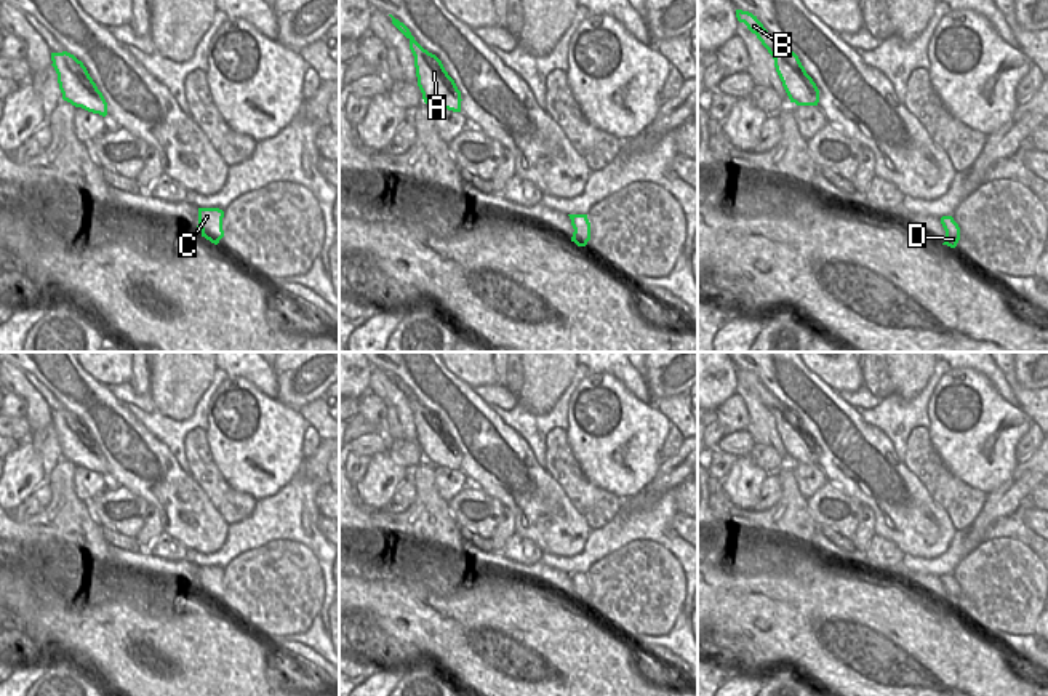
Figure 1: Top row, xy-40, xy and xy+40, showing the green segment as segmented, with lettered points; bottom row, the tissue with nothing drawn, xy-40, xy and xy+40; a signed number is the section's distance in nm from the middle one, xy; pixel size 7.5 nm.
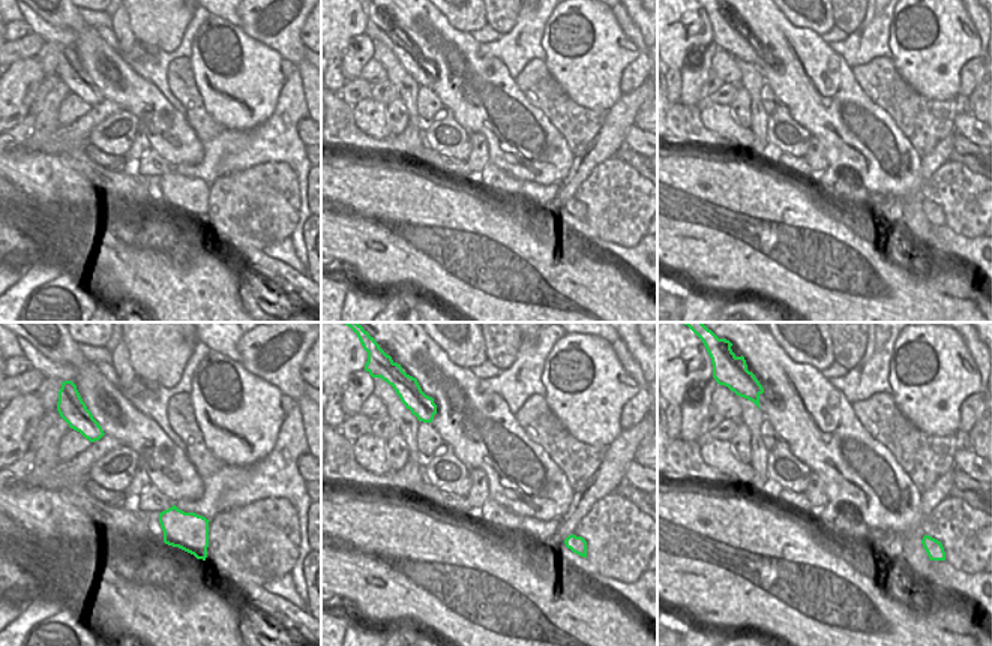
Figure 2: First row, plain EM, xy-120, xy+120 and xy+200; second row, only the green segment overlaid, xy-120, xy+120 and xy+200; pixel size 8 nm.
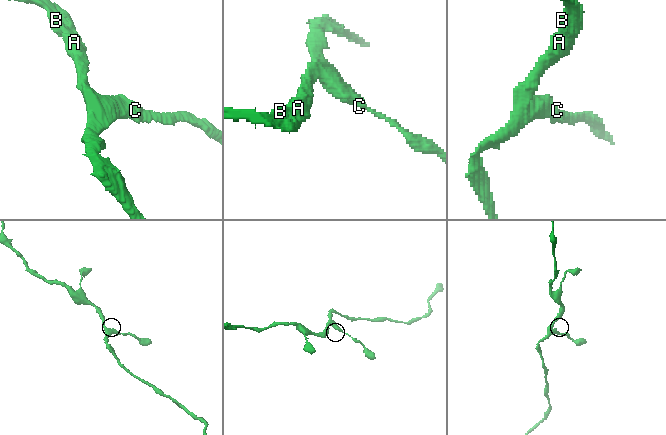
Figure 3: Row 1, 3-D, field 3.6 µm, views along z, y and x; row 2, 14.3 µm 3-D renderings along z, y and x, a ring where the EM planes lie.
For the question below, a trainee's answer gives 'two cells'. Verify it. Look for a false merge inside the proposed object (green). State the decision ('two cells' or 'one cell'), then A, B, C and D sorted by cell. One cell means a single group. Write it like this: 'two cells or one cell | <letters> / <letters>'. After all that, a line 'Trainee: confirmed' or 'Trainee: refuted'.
one cell | A B C D
Trainee: refuted

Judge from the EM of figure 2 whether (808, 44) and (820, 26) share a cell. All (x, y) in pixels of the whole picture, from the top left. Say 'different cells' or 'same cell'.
different cells

